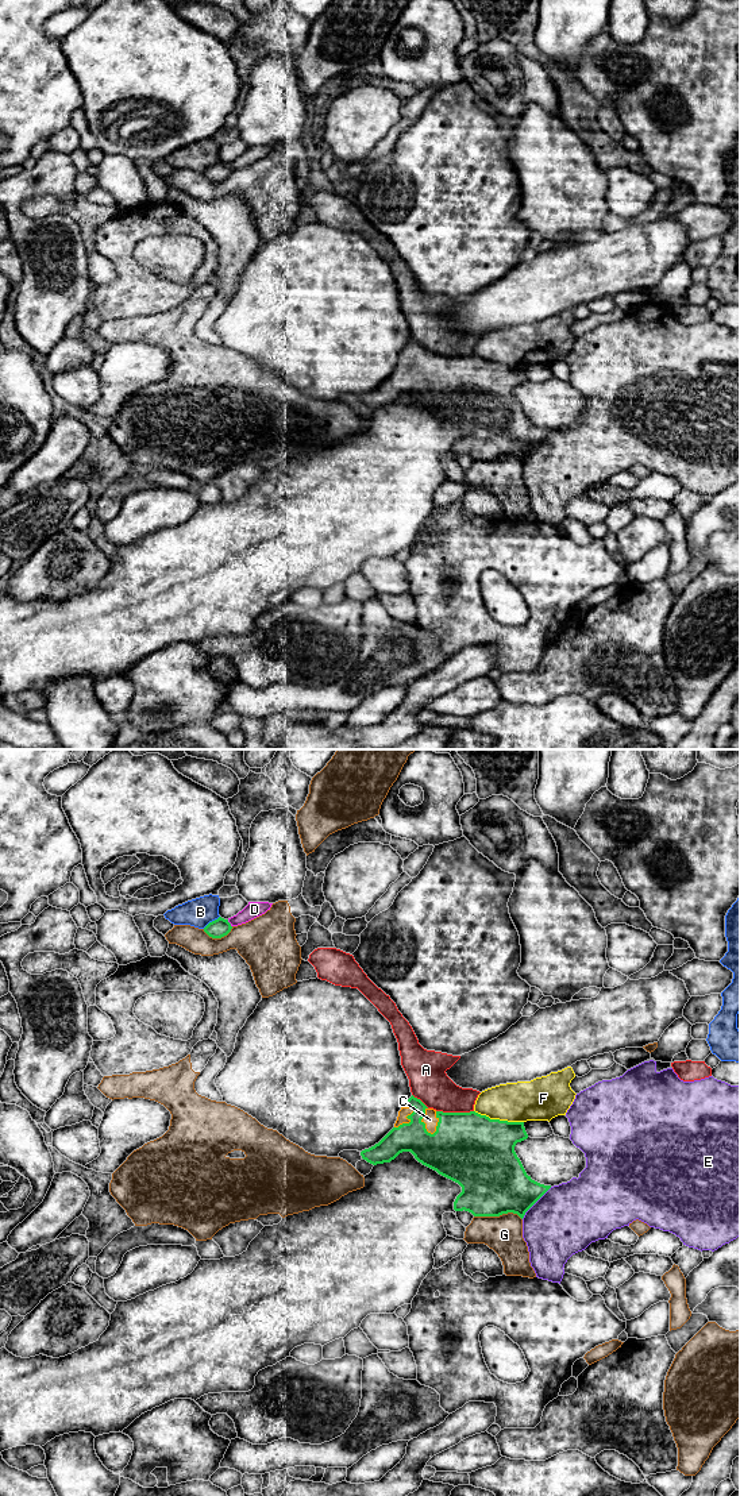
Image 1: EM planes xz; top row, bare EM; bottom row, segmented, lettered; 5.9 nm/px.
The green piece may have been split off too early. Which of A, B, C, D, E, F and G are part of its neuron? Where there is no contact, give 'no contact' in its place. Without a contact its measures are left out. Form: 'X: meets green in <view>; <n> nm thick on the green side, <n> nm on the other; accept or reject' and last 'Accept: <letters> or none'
A: meets green in xz; 440 nm thick on the green side, 240 nm on the other; reject
B: meets green in xz; 120 nm thick on the green side, 170 nm on the other; reject
C: meets green in xz; 320 nm thick on the green side, 80 nm on the other; accept
D: meets green in xz; 120 nm thick on the green side, 100 nm on the other; reject
E: meets green in xz; 360 nm thick on the green side, 400 nm on the other; reject
F: meets green in xz; 440 nm thick on the green side, 240 nm on the other; reject
G: meets green in xz; 400 nm thick on the green side, 220 nm on the other; reject
Accept: C

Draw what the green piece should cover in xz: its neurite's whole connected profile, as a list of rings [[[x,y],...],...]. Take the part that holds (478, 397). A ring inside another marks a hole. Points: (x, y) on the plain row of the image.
[[[412,339],[398,355],[394,371],[378,388],[362,394],[361,400],[377,409],[390,406],[402,396],[411,396],[419,406],[462,431],[454,446],[455,455],[465,454],[474,460],[513,456],[523,463],[551,432],[532,424],[514,396],[516,388],[527,382],[524,366],[490,363],[475,355],[436,355]]]

